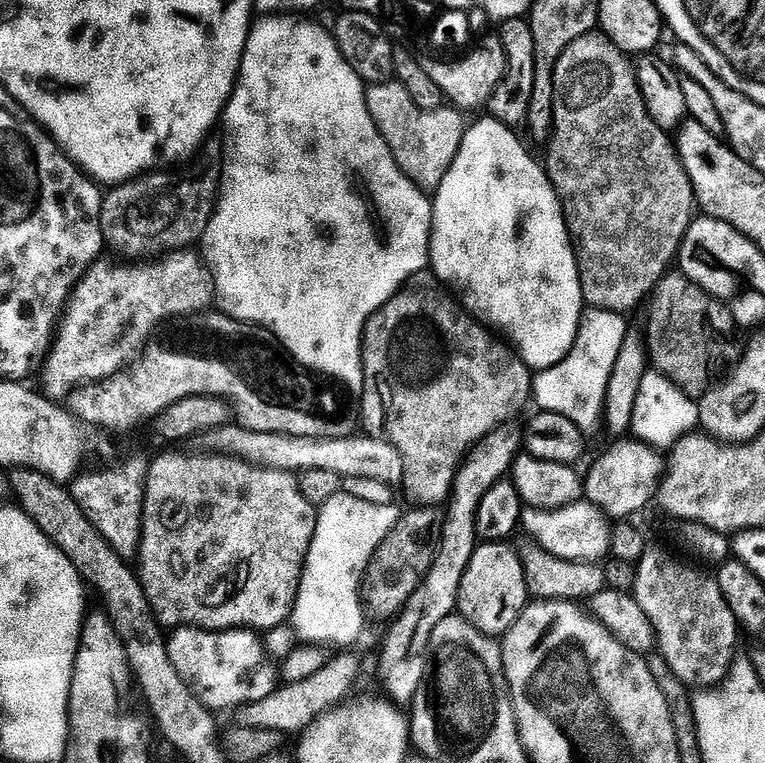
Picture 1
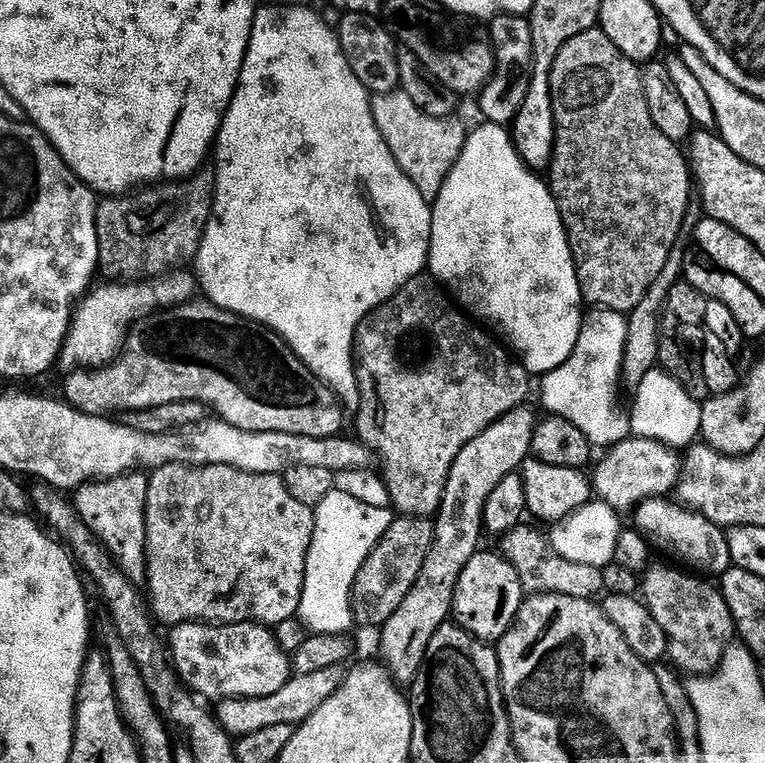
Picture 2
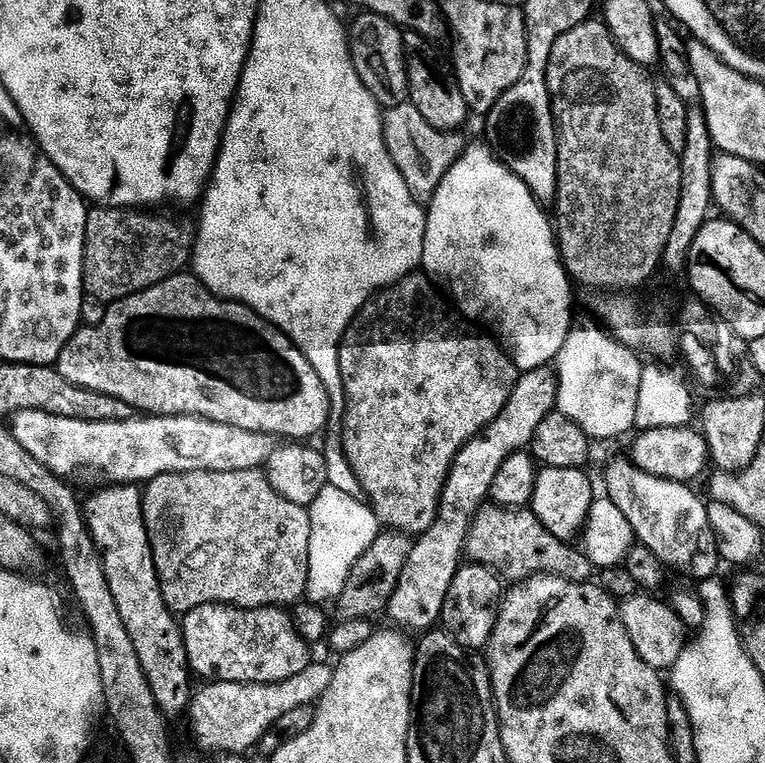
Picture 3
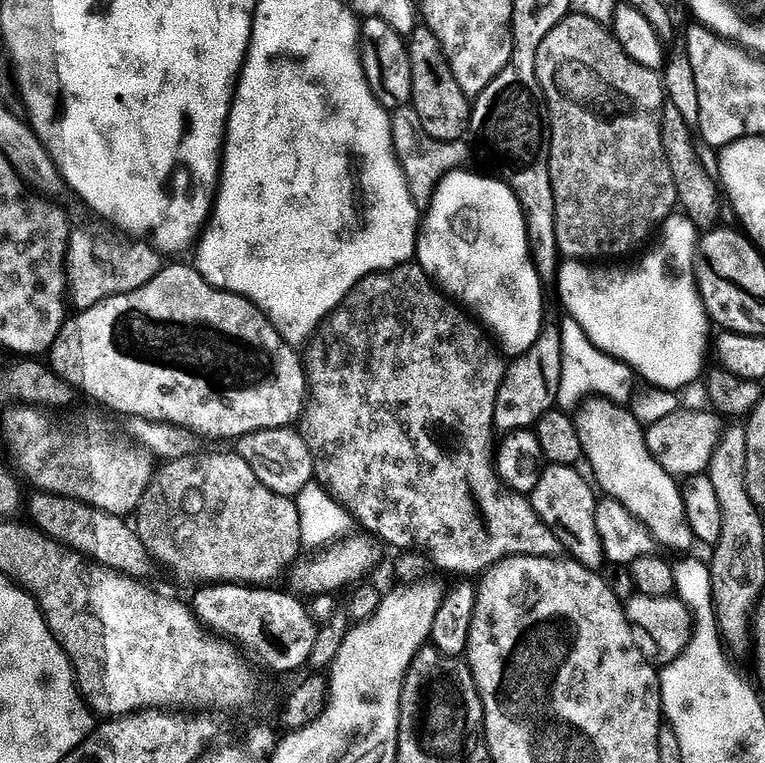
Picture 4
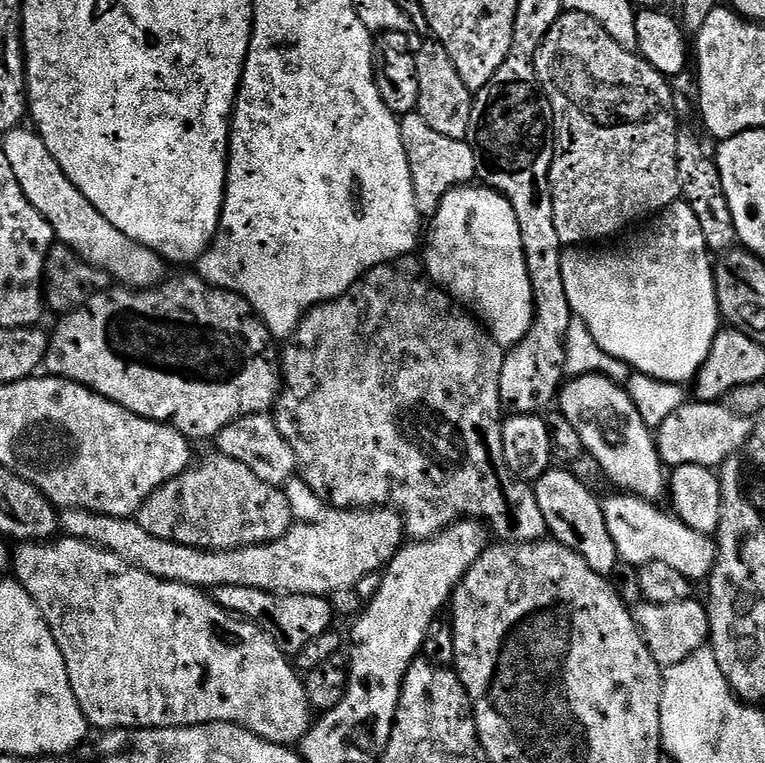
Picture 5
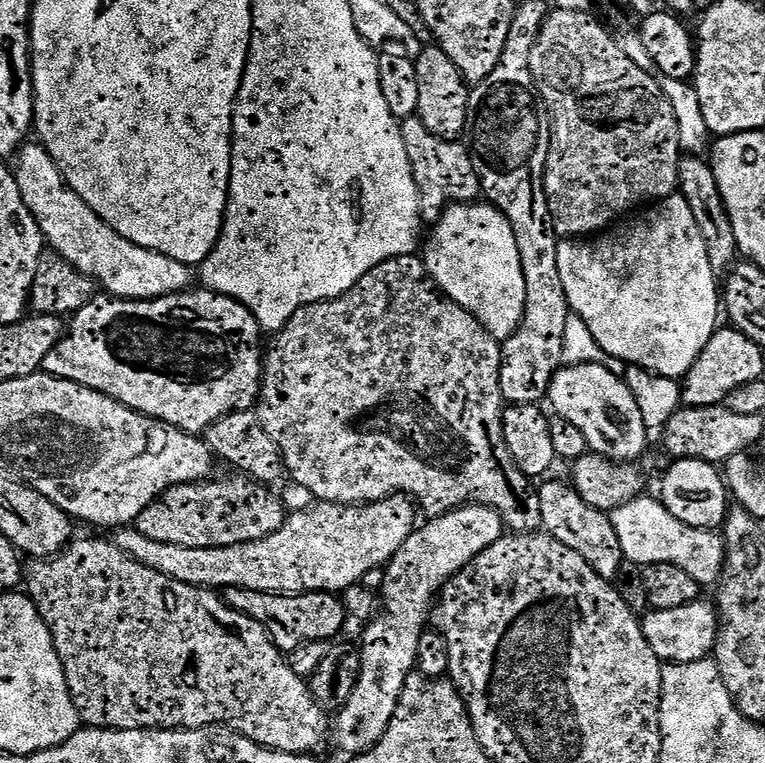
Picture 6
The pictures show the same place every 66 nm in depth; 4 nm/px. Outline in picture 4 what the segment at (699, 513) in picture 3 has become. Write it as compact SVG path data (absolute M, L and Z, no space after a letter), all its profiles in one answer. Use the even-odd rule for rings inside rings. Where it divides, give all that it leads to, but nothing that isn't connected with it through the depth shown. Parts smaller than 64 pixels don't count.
M604 402L597 404L600 405L594 407L590 412L584 412L581 416L577 415L575 422L578 434L582 438L584 460L592 467L591 475L594 480L594 475L596 475L595 483L598 485L599 491L607 499L617 500L622 506L626 506L626 510L630 510L630 514L634 514L634 518L638 518L648 527L648 531L651 532L652 539L657 545L665 544L668 548L690 547L692 542L694 544L694 533L686 523L685 500L681 485L676 482L664 484L664 480L669 479L669 474L666 470L662 470L660 463L650 454L645 429L631 413L626 412L621 420L616 420L617 412L619 412L617 409Z

